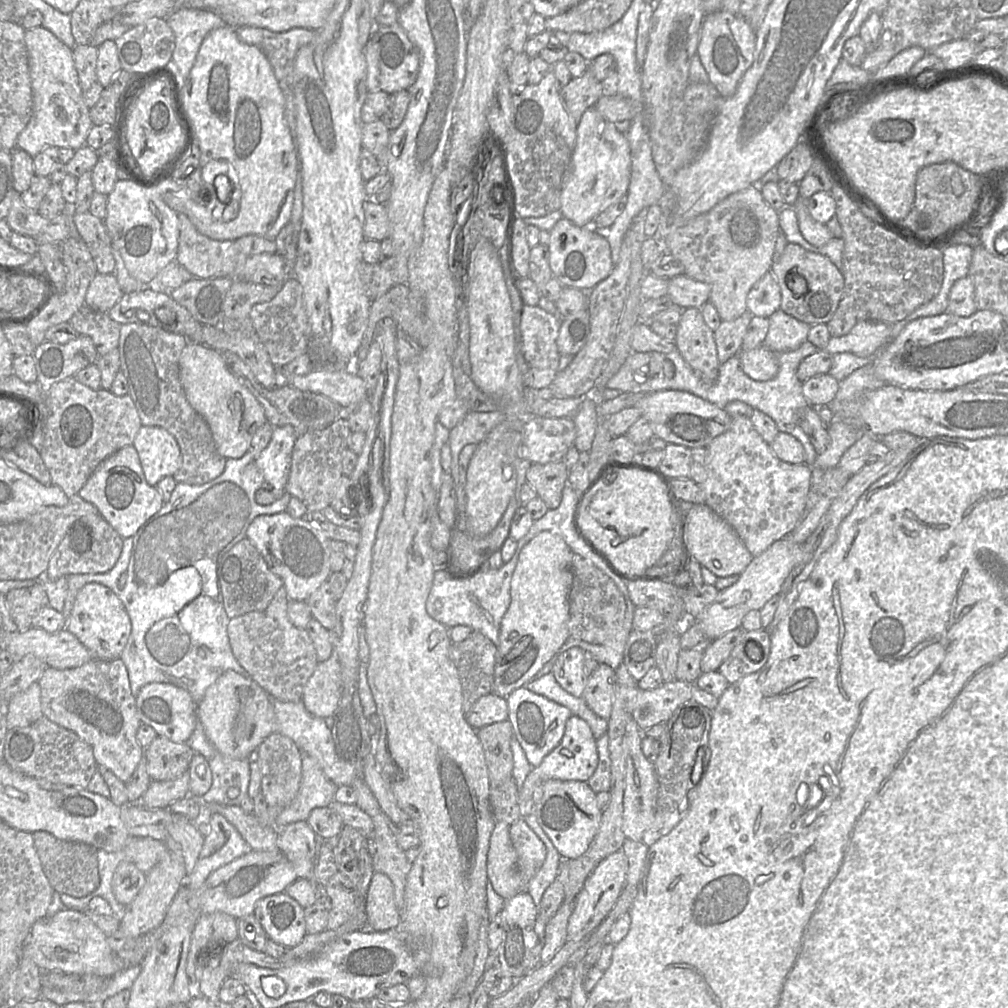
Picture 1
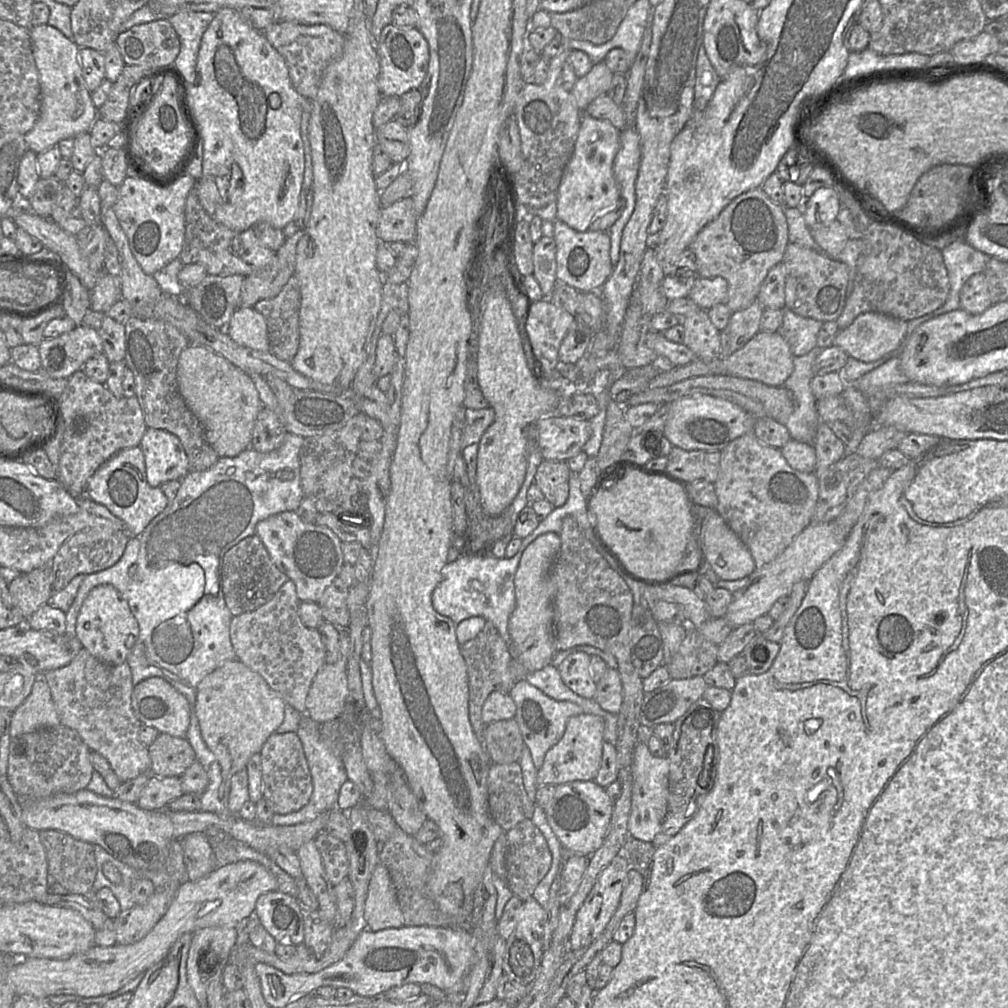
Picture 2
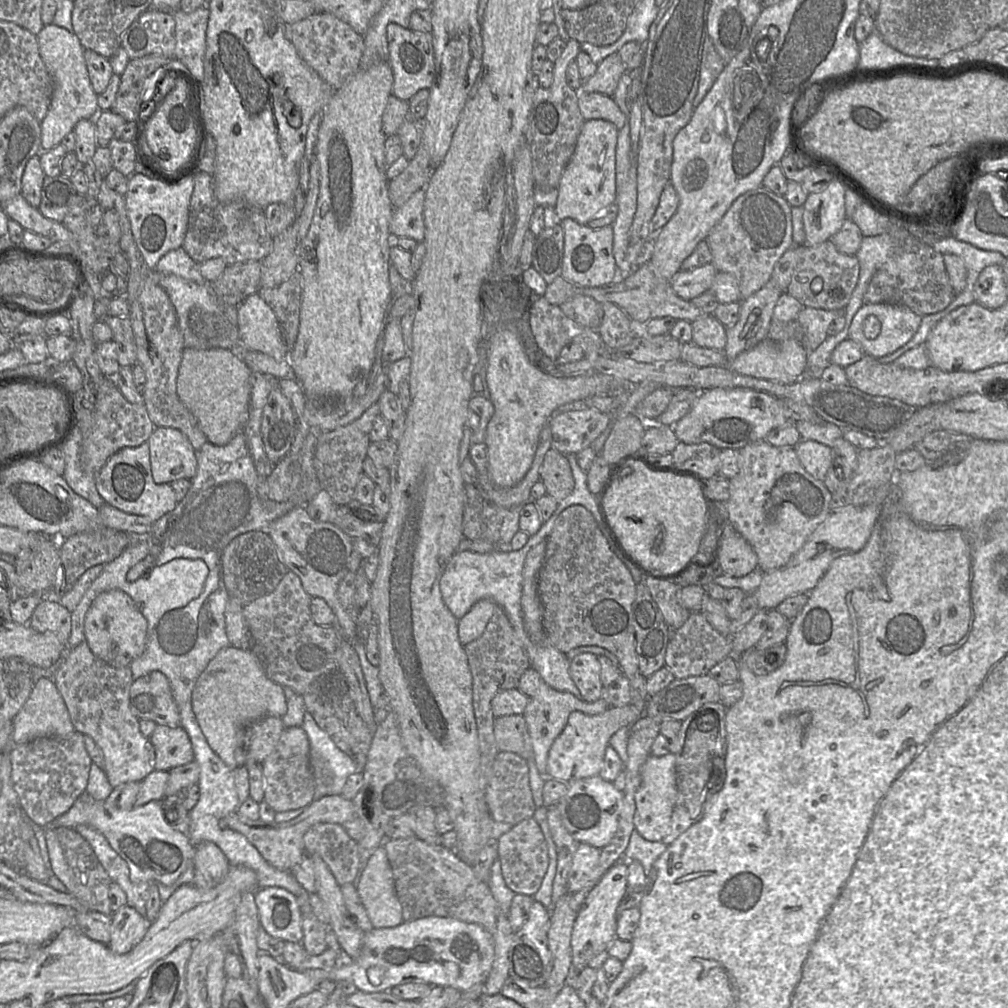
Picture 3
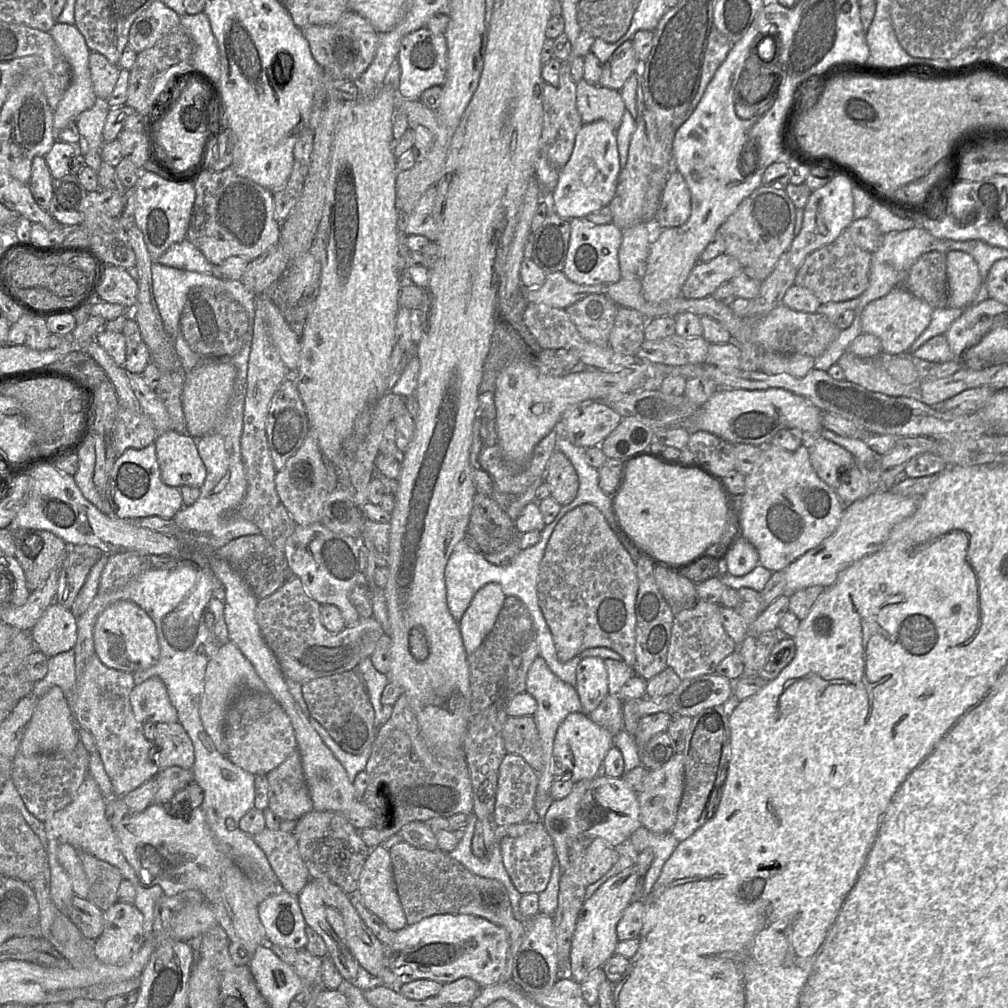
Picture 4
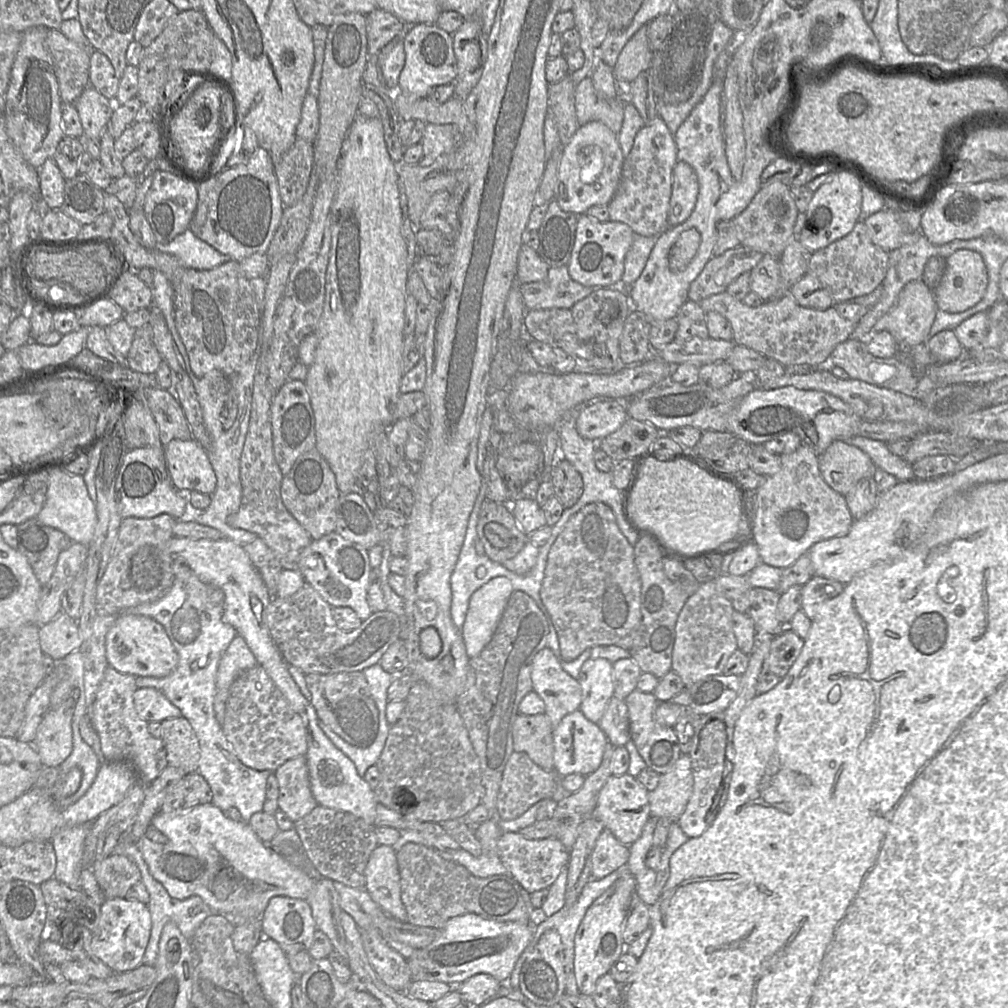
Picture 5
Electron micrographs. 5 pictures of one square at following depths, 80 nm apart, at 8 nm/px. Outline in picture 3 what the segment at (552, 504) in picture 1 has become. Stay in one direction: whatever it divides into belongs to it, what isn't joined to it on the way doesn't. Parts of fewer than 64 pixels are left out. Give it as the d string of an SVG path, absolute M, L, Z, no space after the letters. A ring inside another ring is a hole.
M550 449L539 470L540 481L546 488L547 495L558 503L567 498L574 489L574 477L567 456L555 449Z

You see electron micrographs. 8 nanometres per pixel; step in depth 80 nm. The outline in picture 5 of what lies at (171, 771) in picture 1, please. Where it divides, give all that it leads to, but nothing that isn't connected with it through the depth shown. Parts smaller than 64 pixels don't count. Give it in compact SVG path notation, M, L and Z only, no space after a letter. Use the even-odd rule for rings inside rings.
M184 718L168 719L161 724L161 740L166 751L168 766L179 768L186 774L196 773L200 747L189 721Z

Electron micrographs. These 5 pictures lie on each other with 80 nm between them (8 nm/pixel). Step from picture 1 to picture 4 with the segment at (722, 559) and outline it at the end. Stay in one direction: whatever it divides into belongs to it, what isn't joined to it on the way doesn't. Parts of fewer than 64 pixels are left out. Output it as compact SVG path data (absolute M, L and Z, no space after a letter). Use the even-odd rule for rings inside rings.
M736 531L725 551L727 572L732 576L744 576L759 564L756 548Z

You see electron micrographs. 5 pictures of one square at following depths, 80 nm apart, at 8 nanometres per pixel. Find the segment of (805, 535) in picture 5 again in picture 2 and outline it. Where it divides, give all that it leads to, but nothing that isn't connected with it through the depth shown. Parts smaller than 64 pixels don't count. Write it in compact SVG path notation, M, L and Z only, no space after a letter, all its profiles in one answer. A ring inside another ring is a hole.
M753 430L720 450L720 470L713 484L717 496L716 511L747 546L756 568L777 558L812 523L819 495L818 478L814 472L792 468L780 449L763 444Z

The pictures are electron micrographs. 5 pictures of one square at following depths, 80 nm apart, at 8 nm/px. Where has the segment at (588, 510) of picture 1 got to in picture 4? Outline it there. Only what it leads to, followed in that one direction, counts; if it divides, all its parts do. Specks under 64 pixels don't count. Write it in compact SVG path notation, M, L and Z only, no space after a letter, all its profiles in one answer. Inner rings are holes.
M643 456L626 461L620 477L620 486L612 495L615 520L630 541L649 555L655 565L677 570L688 565L708 547L718 542L728 523L728 498L719 482L697 469L683 469L664 465Z

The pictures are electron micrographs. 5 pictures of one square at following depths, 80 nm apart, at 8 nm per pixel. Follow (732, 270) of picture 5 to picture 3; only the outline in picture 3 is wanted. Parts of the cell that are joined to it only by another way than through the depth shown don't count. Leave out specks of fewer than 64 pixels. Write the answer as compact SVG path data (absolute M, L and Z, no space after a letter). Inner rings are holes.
M712 262L690 271L679 271L669 283L673 291L684 300L691 300L708 291L719 272Z

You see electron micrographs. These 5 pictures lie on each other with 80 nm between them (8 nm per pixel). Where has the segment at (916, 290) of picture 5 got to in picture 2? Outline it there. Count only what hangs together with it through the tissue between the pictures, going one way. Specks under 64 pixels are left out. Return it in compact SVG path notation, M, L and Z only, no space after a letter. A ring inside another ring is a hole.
M877 312L862 313L844 330L839 330L833 345L841 348L848 356L863 362L872 362L896 351L906 340L907 322Z

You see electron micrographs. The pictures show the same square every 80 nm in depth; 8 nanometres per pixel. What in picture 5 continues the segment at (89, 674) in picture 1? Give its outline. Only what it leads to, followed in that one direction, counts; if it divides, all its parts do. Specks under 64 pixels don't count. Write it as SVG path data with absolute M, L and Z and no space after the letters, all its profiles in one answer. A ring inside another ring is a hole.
M108 666L102 678L102 681L96 692L95 699L91 707L88 707L86 714L99 737L100 748L105 761L126 761L129 762L137 772L139 784L143 786L150 785L160 773L168 766L166 751L160 738L153 737L148 731L148 722L142 720L134 707L133 695L137 689L136 677L116 671Z

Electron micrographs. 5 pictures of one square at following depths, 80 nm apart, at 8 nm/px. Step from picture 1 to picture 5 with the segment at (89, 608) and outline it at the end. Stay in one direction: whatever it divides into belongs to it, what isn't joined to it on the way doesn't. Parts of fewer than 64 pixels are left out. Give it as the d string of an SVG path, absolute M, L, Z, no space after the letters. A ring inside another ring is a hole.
M129 612L116 617L106 634L105 649L110 667L134 677L166 677L178 663L178 654L164 628L149 617Z

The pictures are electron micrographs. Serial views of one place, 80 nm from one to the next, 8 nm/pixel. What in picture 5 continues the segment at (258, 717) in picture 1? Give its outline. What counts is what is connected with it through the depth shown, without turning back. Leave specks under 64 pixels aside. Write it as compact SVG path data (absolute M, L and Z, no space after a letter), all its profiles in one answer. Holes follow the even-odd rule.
M237 635L223 653L216 675L214 711L222 728L230 686L238 676L257 664L257 660L245 640Z

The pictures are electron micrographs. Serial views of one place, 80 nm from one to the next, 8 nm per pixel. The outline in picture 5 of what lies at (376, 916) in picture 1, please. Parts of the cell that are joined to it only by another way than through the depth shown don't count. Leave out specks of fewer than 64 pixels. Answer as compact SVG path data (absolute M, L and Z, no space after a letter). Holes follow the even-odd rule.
M378 845L370 855L364 874L364 889L372 900L390 917L409 923L401 898L396 850L389 845Z

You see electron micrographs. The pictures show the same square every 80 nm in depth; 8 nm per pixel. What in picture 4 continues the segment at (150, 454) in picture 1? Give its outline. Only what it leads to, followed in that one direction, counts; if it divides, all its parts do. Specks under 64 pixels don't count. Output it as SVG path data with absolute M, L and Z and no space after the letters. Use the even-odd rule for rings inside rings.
M168 430L158 434L154 444L164 484L175 488L201 488L206 478L206 468L194 437Z

